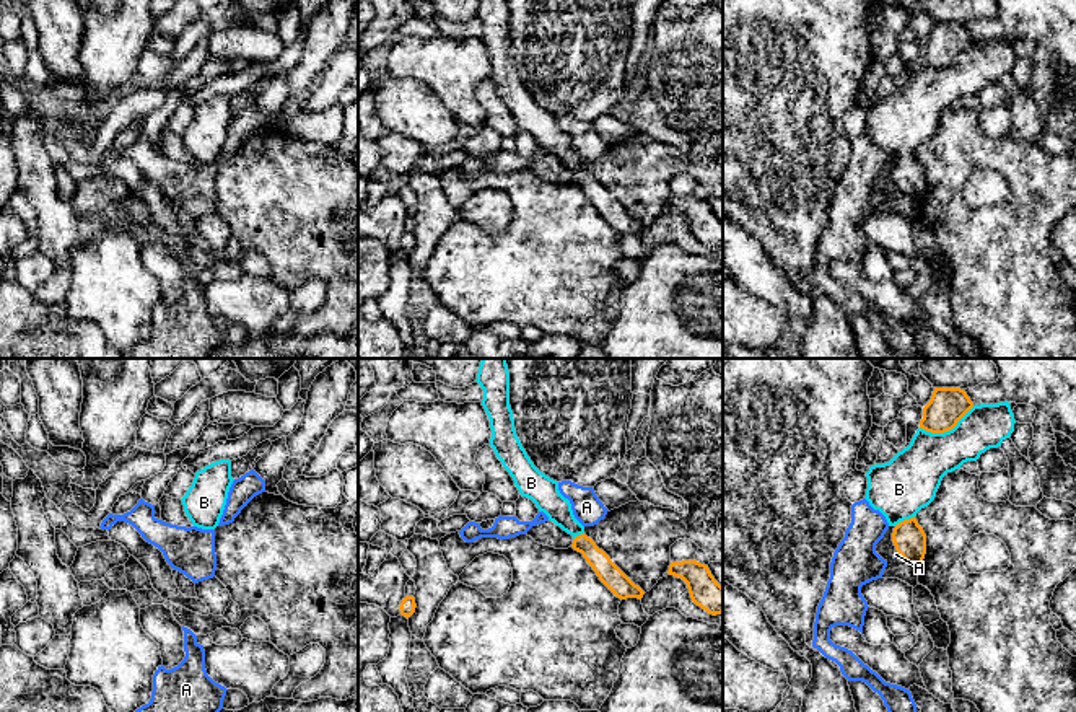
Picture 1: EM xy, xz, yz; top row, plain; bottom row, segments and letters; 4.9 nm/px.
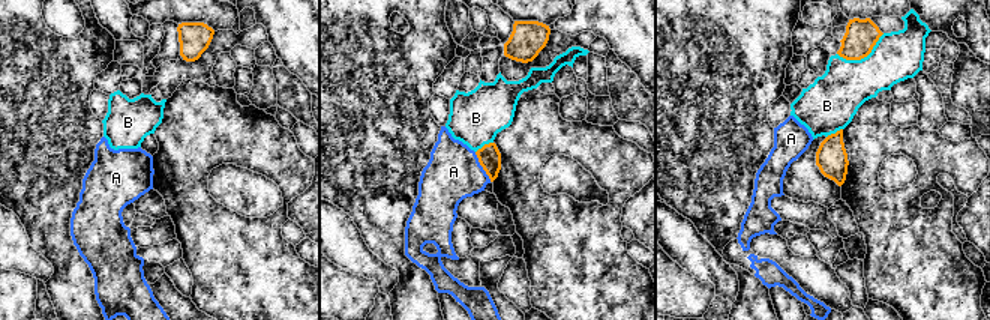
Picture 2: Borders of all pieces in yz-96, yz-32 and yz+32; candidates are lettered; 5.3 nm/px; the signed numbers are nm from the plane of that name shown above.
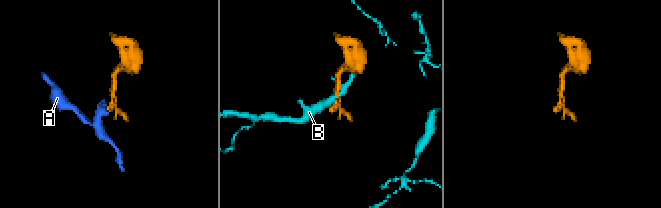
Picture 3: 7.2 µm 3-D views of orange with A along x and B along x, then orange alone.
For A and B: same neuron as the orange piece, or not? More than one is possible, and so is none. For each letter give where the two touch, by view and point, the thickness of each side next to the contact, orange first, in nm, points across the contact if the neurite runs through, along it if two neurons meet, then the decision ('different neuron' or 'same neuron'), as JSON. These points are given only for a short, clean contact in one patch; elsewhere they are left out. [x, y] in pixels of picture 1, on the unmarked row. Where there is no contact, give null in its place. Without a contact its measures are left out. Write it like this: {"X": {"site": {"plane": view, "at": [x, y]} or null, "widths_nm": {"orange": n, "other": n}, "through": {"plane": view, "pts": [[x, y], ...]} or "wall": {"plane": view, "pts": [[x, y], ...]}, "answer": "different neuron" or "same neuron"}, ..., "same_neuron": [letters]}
{"A": {"site": {"plane": "yz", "at": [899, 188]}, "widths_nm": {"orange": 160, "other": 20}, "wall": {"plane": "yz", "pts": [[896, 184], [901, 189]]}, "answer": "different neuron"}, "B": {"site": {"plane": "yz", "at": [946, 65]}, "widths_nm": {"orange": 180, "other": 260}, "answer": "different neuron"}, "same_neuron": []}

